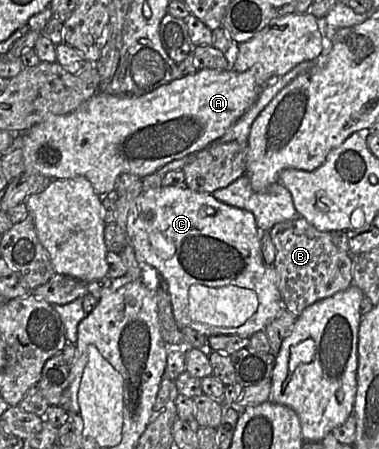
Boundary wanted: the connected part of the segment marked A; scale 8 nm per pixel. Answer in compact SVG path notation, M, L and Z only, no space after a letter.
M233 68L201 69L142 96L98 92L76 110L50 117L24 133L24 169L52 180L83 176L100 195L112 192L122 174L144 178L171 161L199 152L225 135L256 101L261 87L255 74Z

